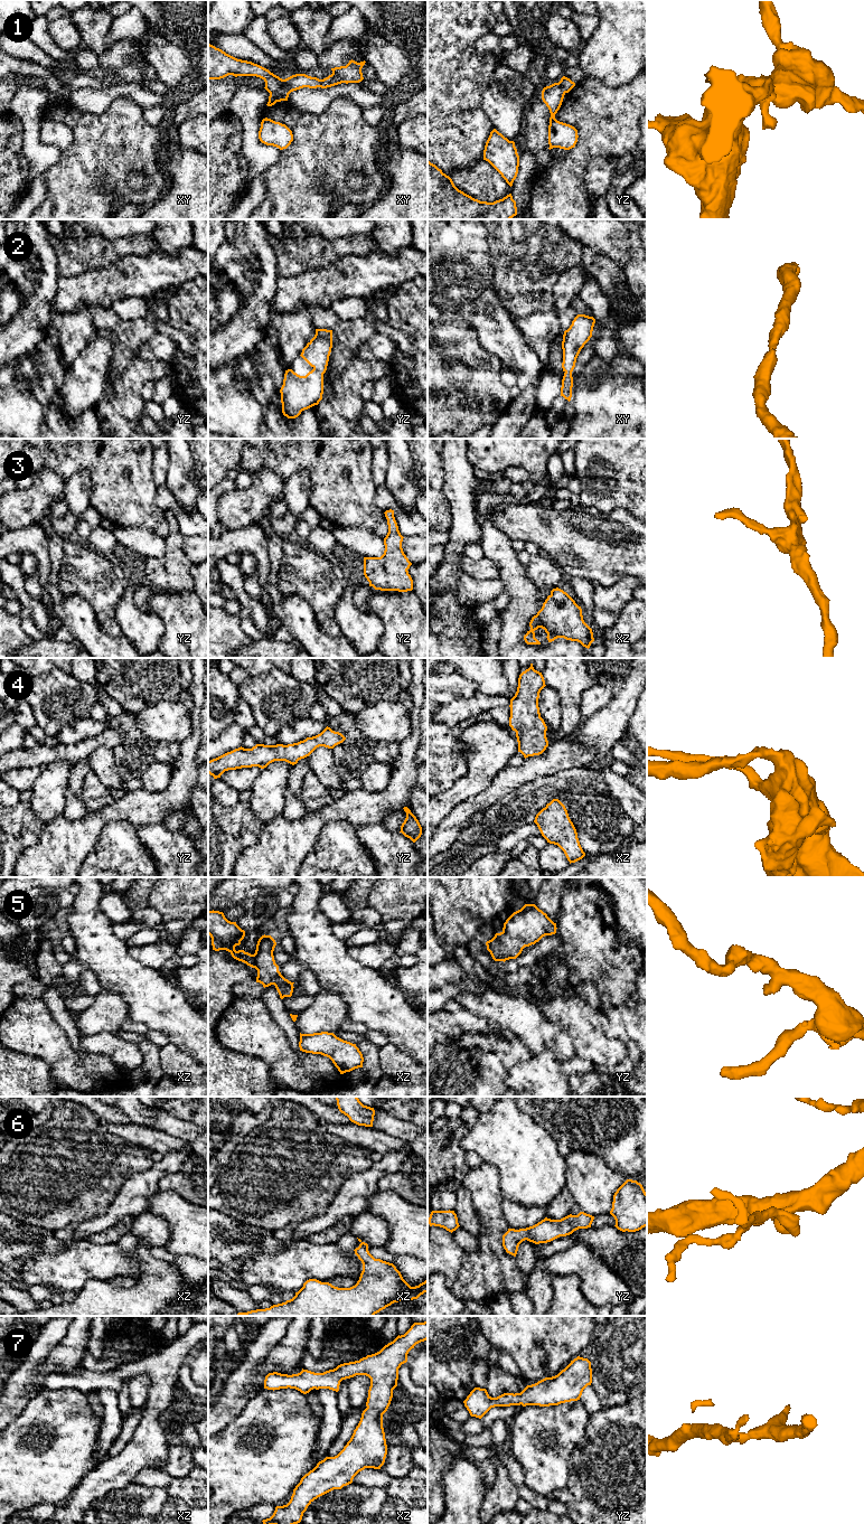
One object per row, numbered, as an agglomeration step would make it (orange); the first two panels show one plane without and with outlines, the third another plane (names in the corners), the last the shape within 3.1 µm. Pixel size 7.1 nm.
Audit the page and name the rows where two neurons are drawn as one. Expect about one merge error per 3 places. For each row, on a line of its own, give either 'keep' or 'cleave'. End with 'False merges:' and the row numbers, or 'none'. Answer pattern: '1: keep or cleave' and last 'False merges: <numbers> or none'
1: cleave
2: keep
3: keep
4: keep
5: keep
6: keep
7: keep
False merges: 1

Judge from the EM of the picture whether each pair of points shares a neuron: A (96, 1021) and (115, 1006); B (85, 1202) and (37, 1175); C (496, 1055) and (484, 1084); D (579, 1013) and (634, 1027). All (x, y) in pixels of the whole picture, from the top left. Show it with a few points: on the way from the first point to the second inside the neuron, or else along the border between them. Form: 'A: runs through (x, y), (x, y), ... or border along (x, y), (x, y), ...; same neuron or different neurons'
A: runs through (101, 1016), (111, 1009); same neuron
B: runs through (73, 1189), (58, 1175), (49, 1175); same neuron
C: runs through (489, 1062), (484, 1068), (484, 1078); same neuron
D: border along (597, 1009), (603, 1032), (609, 1037), (616, 1040); different neurons

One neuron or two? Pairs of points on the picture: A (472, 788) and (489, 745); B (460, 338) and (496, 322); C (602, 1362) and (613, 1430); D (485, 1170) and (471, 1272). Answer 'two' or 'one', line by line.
A: one
B: two
C: two
D: one

